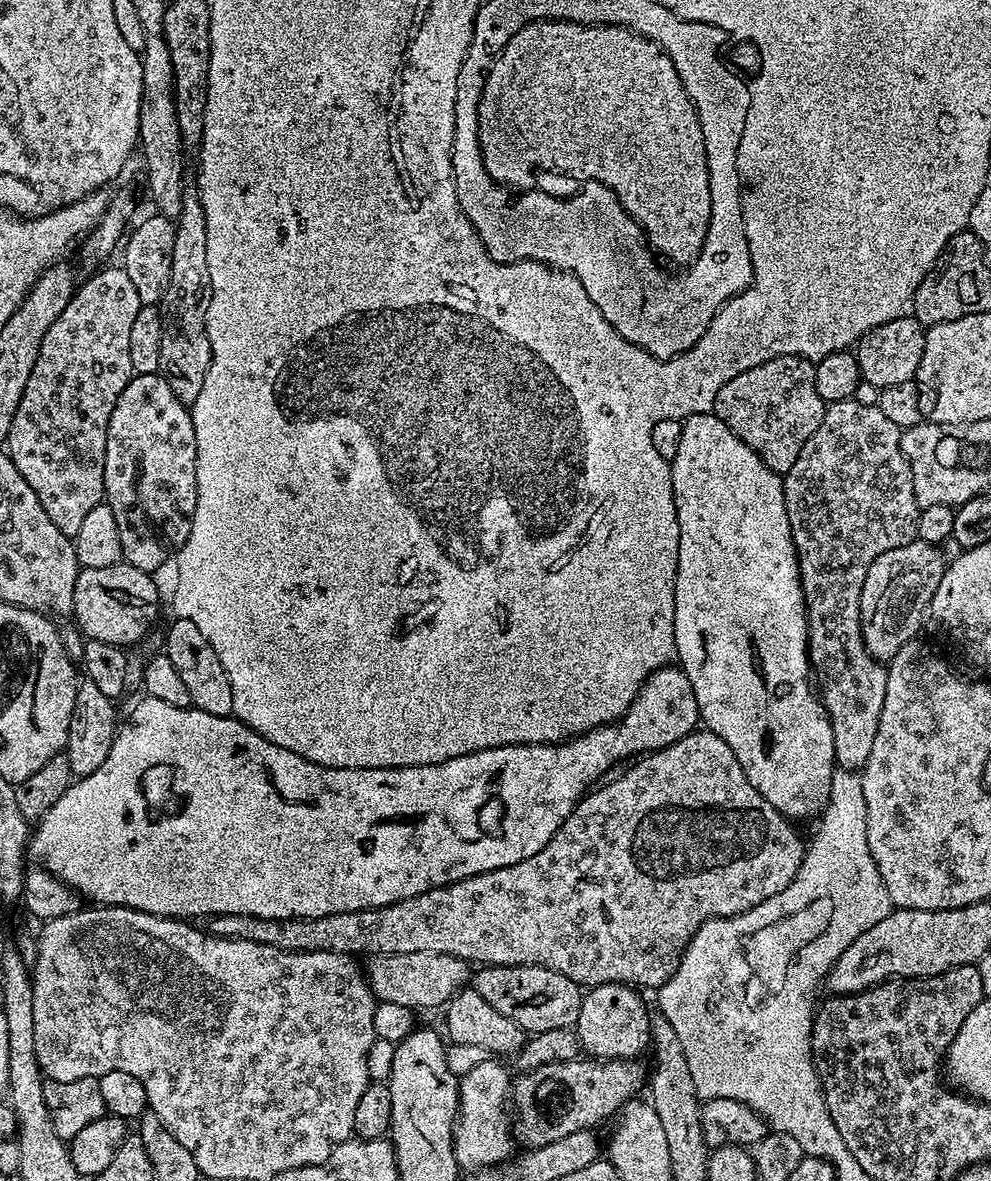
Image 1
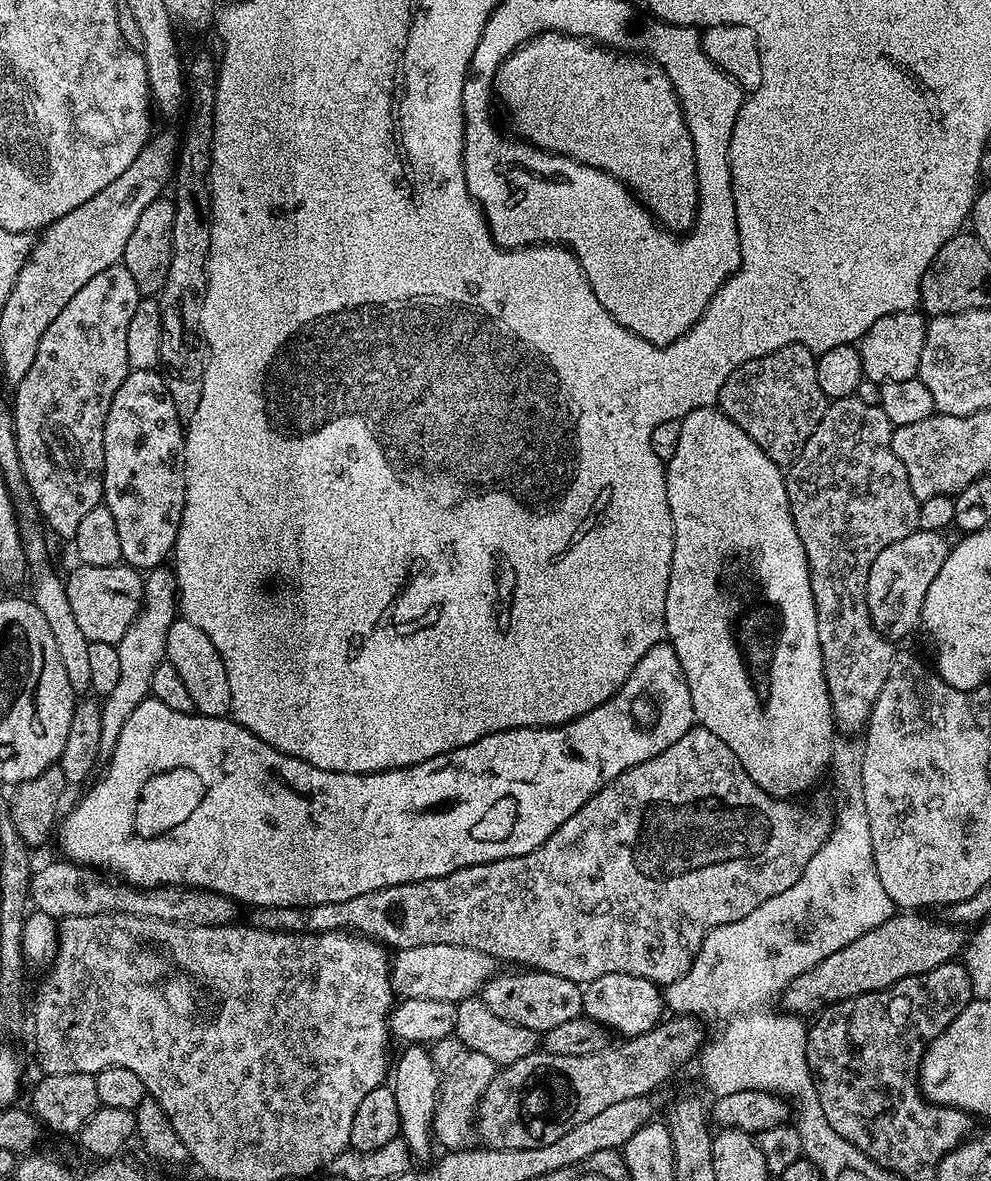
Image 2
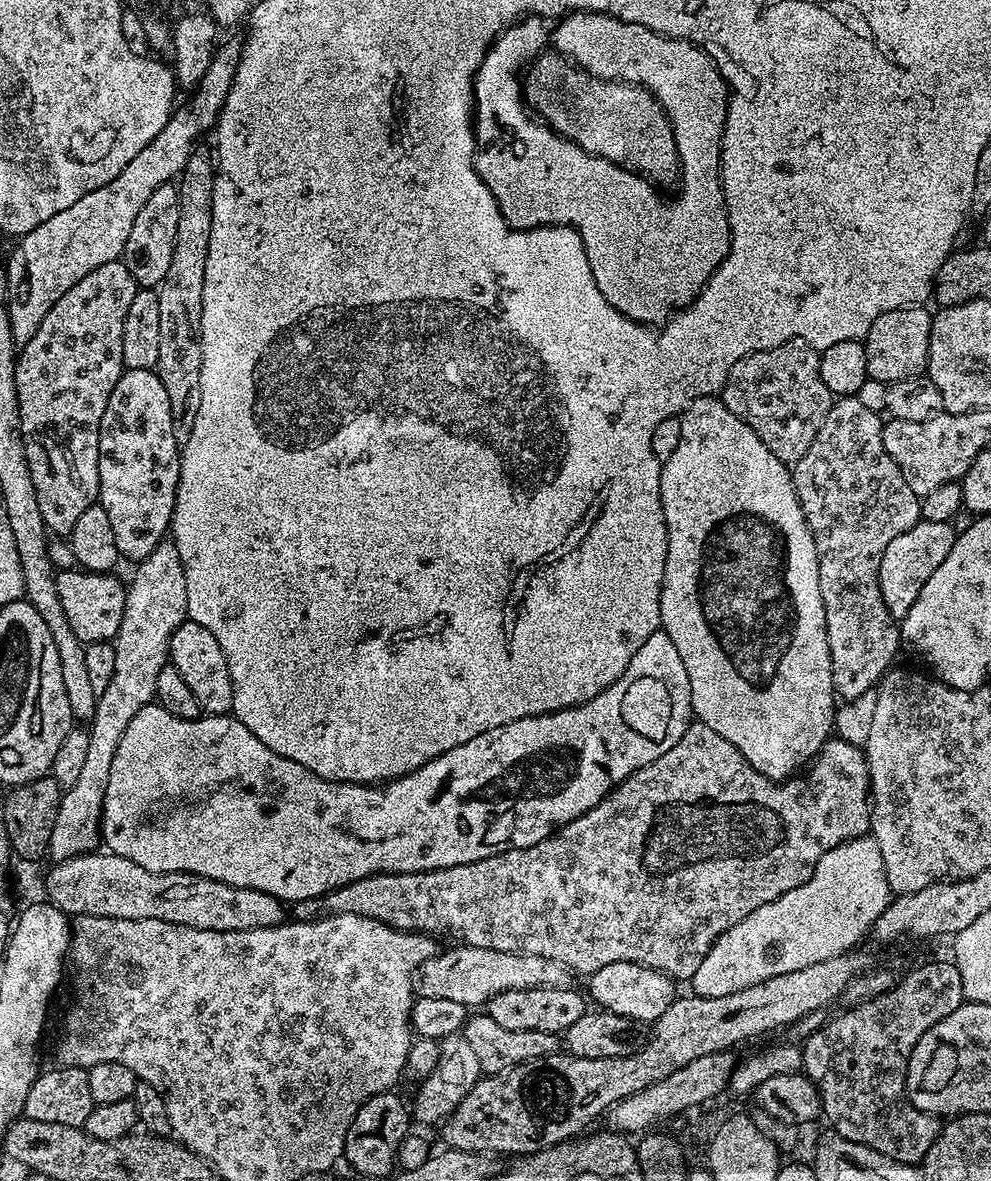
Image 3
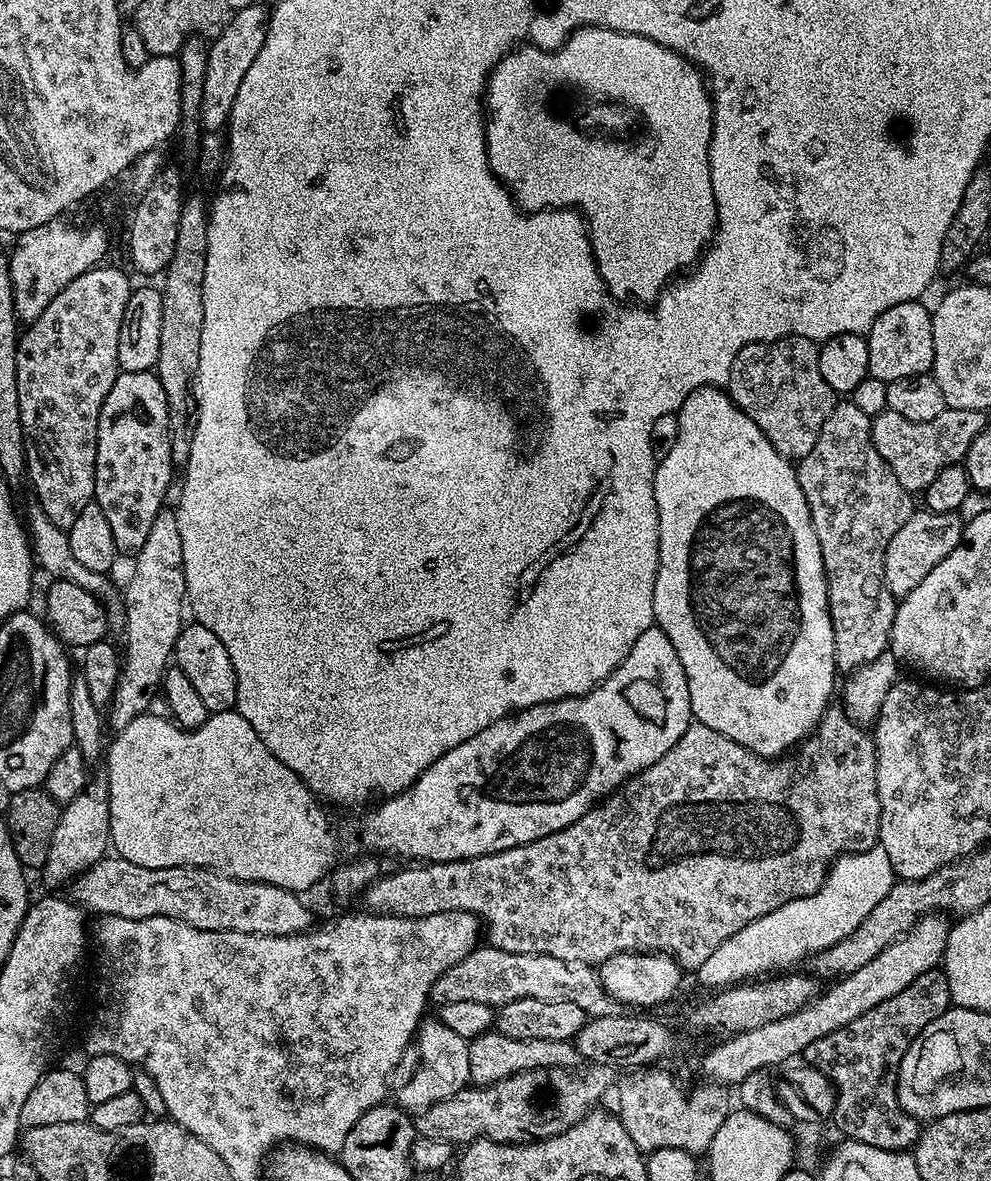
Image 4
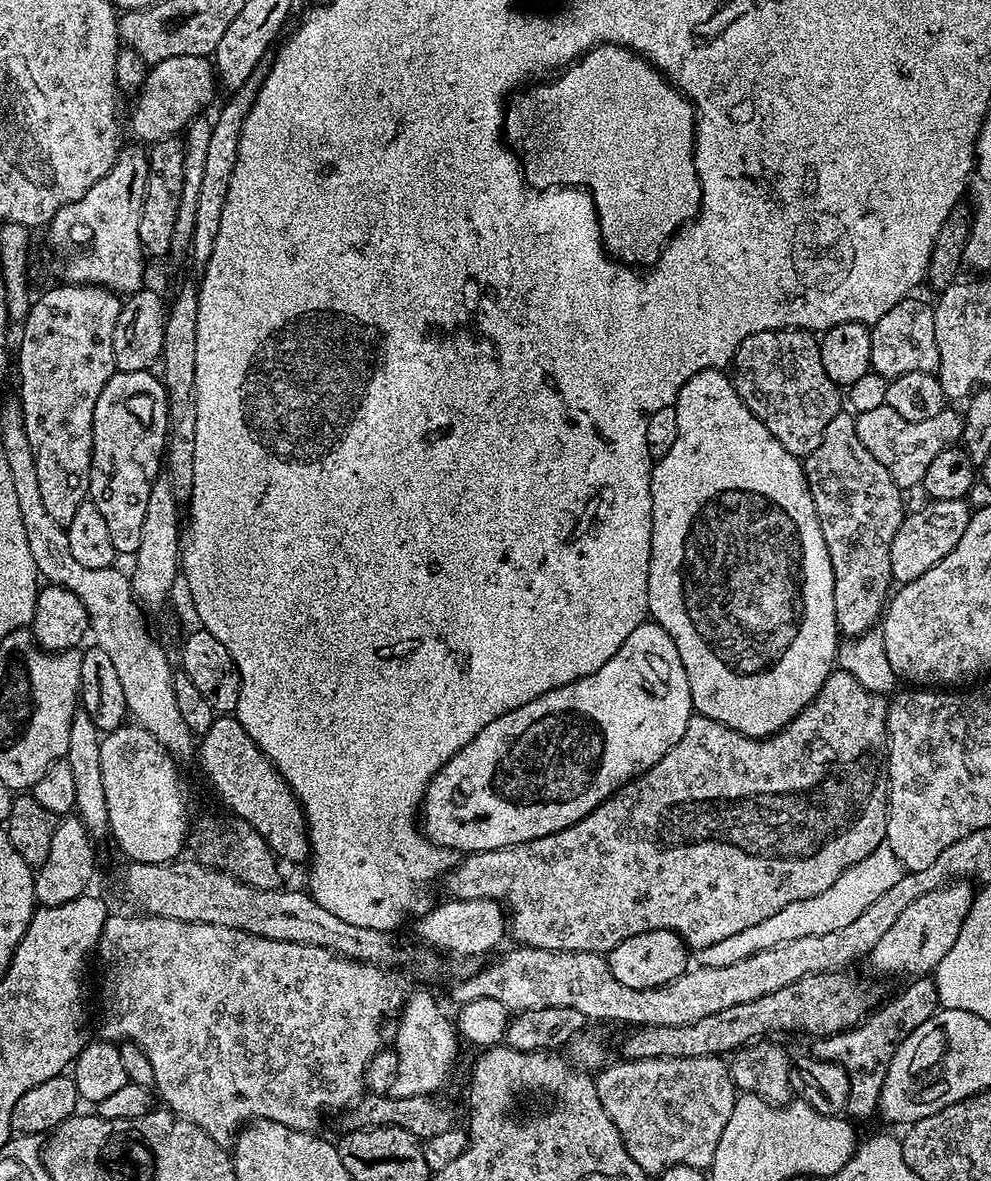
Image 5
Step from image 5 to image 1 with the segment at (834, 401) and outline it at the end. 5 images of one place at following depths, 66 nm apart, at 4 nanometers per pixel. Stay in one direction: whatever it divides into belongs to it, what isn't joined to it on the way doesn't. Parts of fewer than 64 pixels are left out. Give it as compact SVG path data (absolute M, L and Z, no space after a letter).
M779 356L770 358L750 370L742 370L738 378L730 378L730 382L726 382L722 390L718 390L718 398L712 411L718 418L722 418L722 422L726 422L726 426L730 426L730 430L734 430L734 434L738 434L738 438L742 438L742 442L746 442L746 446L750 446L750 450L754 450L754 454L758 454L758 458L762 458L762 462L766 462L766 466L774 473L783 474L790 470L790 466L794 466L798 454L802 454L802 446L806 446L806 442L814 434L814 430L818 430L824 417L826 402L818 394L818 386L814 386L815 369L813 361L801 356Z

